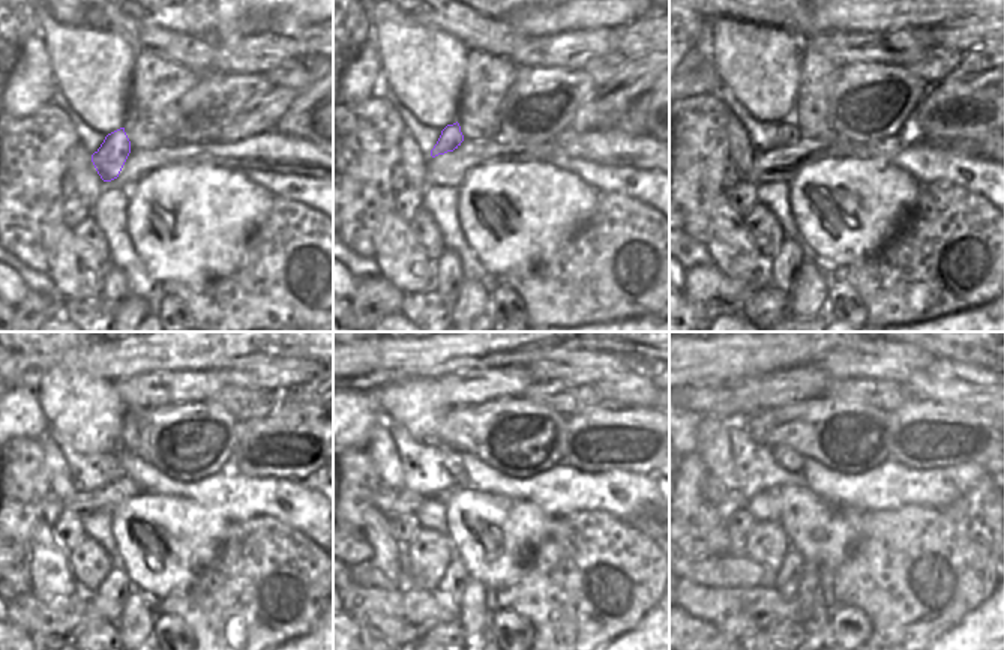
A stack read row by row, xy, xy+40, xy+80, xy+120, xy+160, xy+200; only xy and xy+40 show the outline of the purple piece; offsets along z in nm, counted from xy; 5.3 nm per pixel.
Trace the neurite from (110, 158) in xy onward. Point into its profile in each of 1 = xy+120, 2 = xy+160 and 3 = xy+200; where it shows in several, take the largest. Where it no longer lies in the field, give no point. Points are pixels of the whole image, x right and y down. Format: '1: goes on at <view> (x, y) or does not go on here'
1: goes on at xy+120 (119, 473)
2: goes on at xy+160 (452, 458)
3: goes on at xy+200 (793, 461)

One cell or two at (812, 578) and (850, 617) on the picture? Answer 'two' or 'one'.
two

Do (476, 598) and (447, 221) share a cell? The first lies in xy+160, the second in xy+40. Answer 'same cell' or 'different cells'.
different cells

